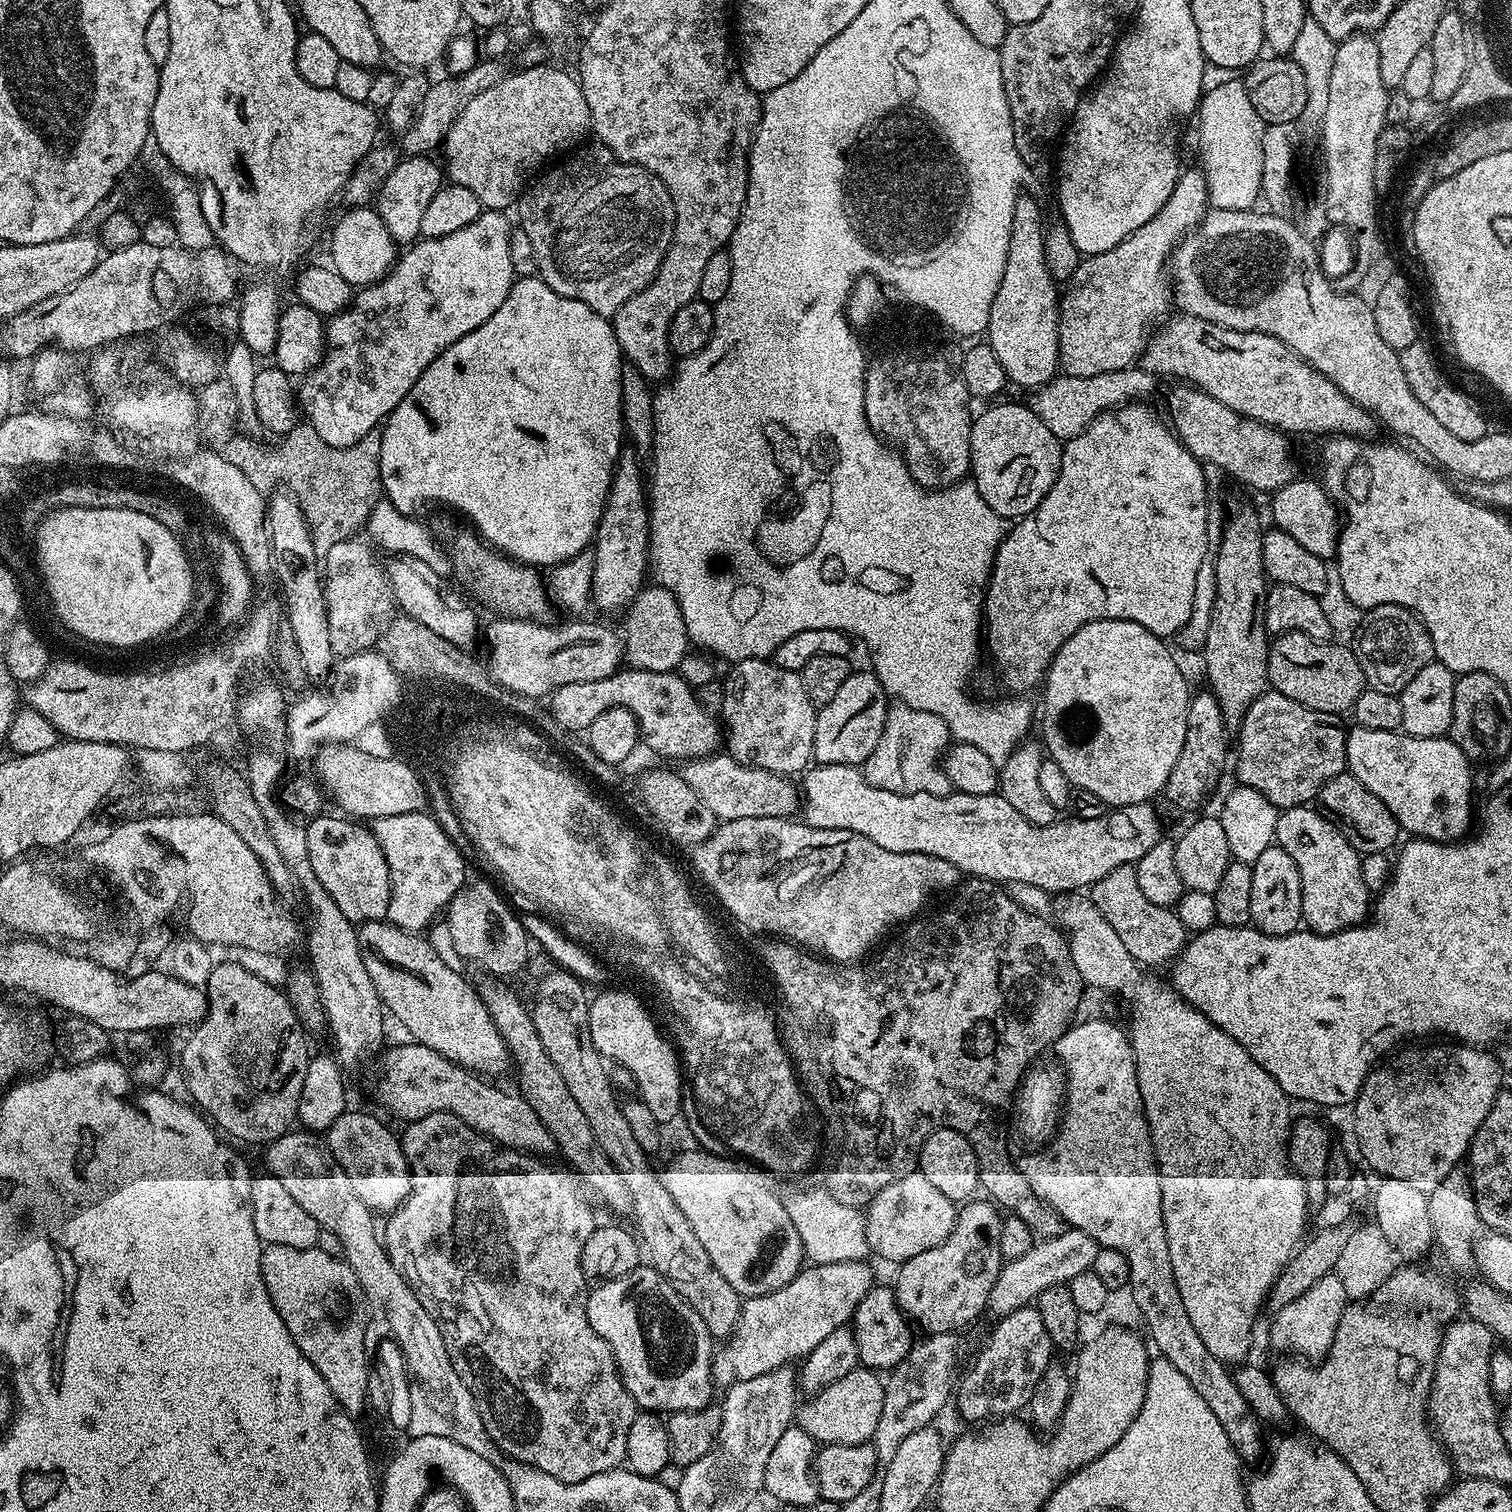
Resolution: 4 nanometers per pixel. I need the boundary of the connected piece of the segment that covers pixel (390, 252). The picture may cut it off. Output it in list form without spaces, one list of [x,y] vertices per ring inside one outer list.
[[[349,207],[344,217],[332,228],[332,260],[330,266],[346,282],[357,289],[378,282],[390,271],[398,255],[397,241],[393,240],[390,230],[376,213],[375,207]]]

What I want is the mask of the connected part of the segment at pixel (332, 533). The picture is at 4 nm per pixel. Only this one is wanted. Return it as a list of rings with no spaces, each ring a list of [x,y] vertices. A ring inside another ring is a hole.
[[[297,422],[289,432],[283,433],[280,445],[271,452],[260,444],[251,444],[249,437],[236,434],[226,442],[222,455],[246,478],[258,482],[268,490],[271,484],[284,483],[287,491],[304,512],[308,529],[314,542],[314,554],[324,552],[332,540],[340,540],[344,532],[355,537],[367,525],[368,516],[377,500],[381,499],[380,487],[380,437],[376,432],[366,434],[354,446],[335,448],[326,446],[318,438],[318,430],[307,422]]]

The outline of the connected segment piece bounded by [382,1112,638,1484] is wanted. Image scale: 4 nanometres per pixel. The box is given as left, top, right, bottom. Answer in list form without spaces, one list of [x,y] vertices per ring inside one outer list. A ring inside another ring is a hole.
[[[435,1112],[429,1116],[423,1116],[422,1118],[411,1121],[405,1128],[408,1129],[405,1130],[404,1136],[402,1132],[402,1147],[404,1157],[408,1160],[408,1170],[412,1174],[410,1194],[404,1199],[403,1204],[387,1217],[388,1225],[386,1225],[385,1228],[383,1225],[382,1239],[384,1241],[384,1247],[388,1249],[390,1262],[394,1262],[394,1270],[398,1270],[398,1274],[402,1274],[402,1278],[406,1278],[406,1282],[414,1290],[418,1302],[422,1302],[422,1306],[428,1311],[430,1318],[434,1318],[434,1322],[438,1326],[438,1330],[444,1339],[444,1345],[448,1351],[450,1362],[454,1366],[456,1373],[462,1378],[462,1382],[466,1382],[466,1386],[478,1406],[478,1414],[482,1414],[482,1426],[486,1426],[486,1434],[490,1434],[492,1441],[498,1445],[505,1456],[522,1462],[523,1464],[528,1464],[531,1468],[542,1470],[546,1474],[550,1474],[554,1478],[558,1478],[567,1484],[582,1482],[594,1474],[602,1474],[603,1472],[609,1472],[610,1470],[621,1467],[626,1460],[627,1439],[630,1433],[630,1426],[633,1425],[638,1413],[638,1405],[630,1394],[630,1390],[624,1385],[624,1380],[620,1377],[620,1370],[616,1367],[616,1359],[610,1350],[610,1346],[602,1338],[598,1338],[598,1334],[594,1330],[594,1326],[590,1326],[590,1318],[586,1314],[590,1281],[584,1277],[580,1259],[582,1258],[582,1248],[586,1246],[586,1242],[589,1241],[590,1234],[594,1234],[594,1230],[598,1227],[598,1219],[596,1220],[595,1210],[588,1205],[588,1200],[584,1197],[583,1190],[585,1191],[585,1189],[582,1187],[581,1181],[577,1179],[571,1171],[563,1170],[564,1172],[559,1172],[558,1169],[551,1168],[548,1164],[543,1164],[543,1162],[540,1161],[543,1159],[537,1158],[535,1155],[514,1148],[506,1148],[502,1144],[497,1144],[495,1140],[489,1140],[488,1137],[483,1136],[481,1132],[475,1132],[473,1128],[466,1126],[466,1122],[459,1120],[453,1112]]]

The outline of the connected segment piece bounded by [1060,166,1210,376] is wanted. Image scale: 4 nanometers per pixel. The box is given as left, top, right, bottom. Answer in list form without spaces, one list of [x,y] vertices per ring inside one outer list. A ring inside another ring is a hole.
[[[1193,166],[1189,172],[1188,169],[1181,171],[1170,198],[1166,198],[1166,206],[1162,206],[1146,226],[1138,226],[1138,230],[1118,242],[1114,250],[1081,259],[1060,298],[1060,368],[1067,375],[1106,374],[1110,370],[1131,368],[1139,361],[1144,347],[1174,308],[1174,292],[1166,283],[1166,261],[1177,241],[1195,228],[1209,210],[1208,188],[1201,169]]]

